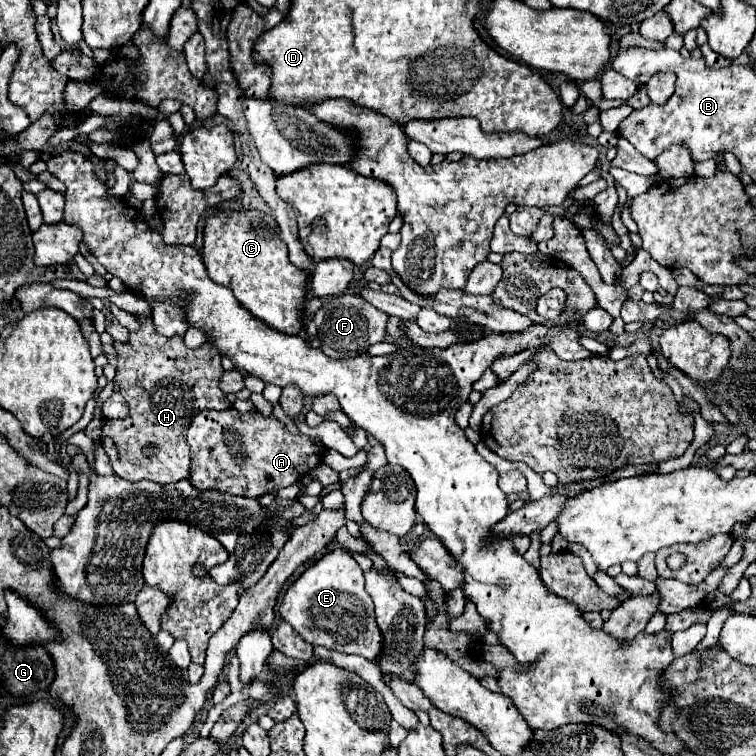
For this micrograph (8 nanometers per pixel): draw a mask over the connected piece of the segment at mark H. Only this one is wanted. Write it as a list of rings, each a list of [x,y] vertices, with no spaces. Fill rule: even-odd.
[[[140,316],[140,328],[136,332],[130,332],[128,342],[120,344],[114,342],[114,350],[118,354],[118,366],[116,366],[116,376],[114,382],[120,388],[120,394],[126,398],[130,406],[130,414],[124,420],[102,420],[102,446],[106,454],[110,456],[112,468],[116,476],[128,480],[128,482],[138,482],[138,480],[152,480],[158,484],[172,484],[178,480],[188,478],[190,472],[190,448],[186,444],[186,428],[192,422],[196,414],[202,410],[226,410],[230,408],[230,402],[226,394],[220,390],[218,382],[224,372],[220,366],[220,352],[212,346],[200,346],[196,350],[184,346],[182,336],[162,336],[156,332],[154,322],[150,316]],[[154,444],[158,452],[154,456],[144,456],[142,448]]]

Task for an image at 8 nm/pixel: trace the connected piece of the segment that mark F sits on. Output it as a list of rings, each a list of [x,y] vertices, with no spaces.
[[[350,292],[322,300],[322,308],[314,314],[320,350],[332,358],[364,354],[372,344],[382,342],[386,338],[386,322],[388,322],[386,312],[368,304],[362,296]]]

